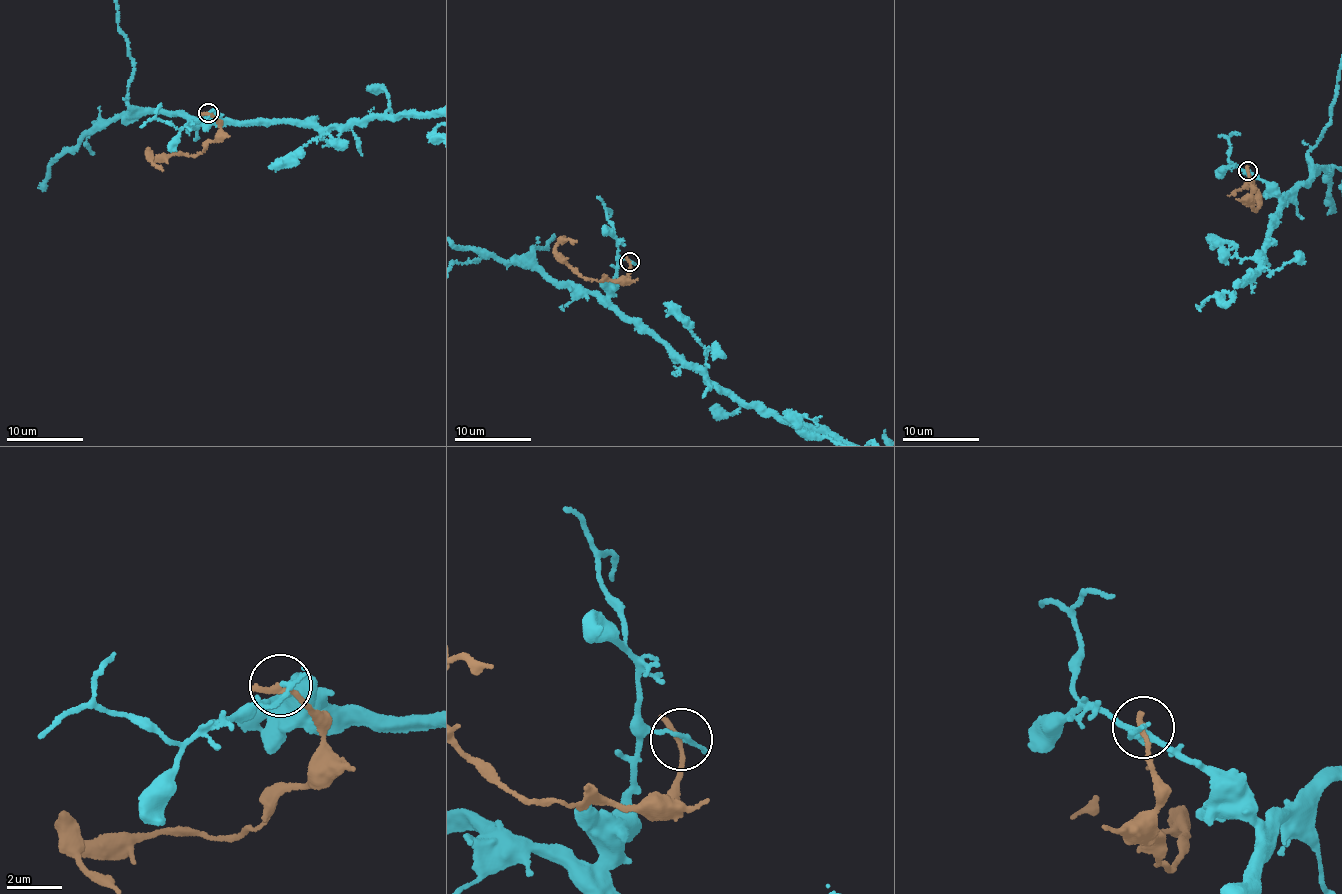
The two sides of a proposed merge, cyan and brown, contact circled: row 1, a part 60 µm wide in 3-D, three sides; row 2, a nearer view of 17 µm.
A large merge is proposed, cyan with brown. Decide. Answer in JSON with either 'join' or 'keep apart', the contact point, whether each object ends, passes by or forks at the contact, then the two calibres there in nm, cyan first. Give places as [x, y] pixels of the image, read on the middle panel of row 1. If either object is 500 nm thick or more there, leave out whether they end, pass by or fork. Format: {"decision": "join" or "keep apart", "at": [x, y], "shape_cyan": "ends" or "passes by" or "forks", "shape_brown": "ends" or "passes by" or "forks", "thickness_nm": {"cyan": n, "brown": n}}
{"decision": "keep apart", "at": [629, 262], "shape_cyan": "ends", "shape_brown": "ends", "thickness_nm": {"cyan": 170, "brown": 240}}

